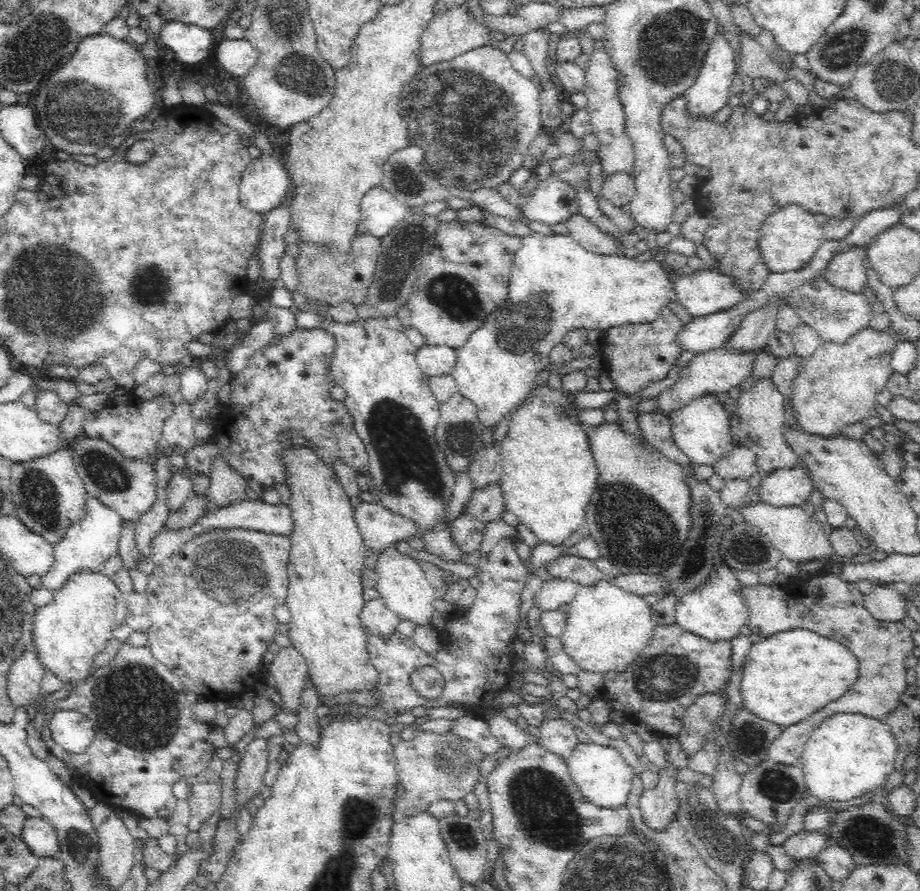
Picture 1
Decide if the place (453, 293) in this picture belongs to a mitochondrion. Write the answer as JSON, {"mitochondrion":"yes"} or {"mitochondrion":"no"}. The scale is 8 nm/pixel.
{"mitochondrion":"yes"}

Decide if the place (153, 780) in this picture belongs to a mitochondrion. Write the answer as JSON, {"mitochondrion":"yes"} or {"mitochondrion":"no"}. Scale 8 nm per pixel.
{"mitochondrion":"no"}

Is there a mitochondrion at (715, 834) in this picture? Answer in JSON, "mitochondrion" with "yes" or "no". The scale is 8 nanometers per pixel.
{"mitochondrion":"yes"}

